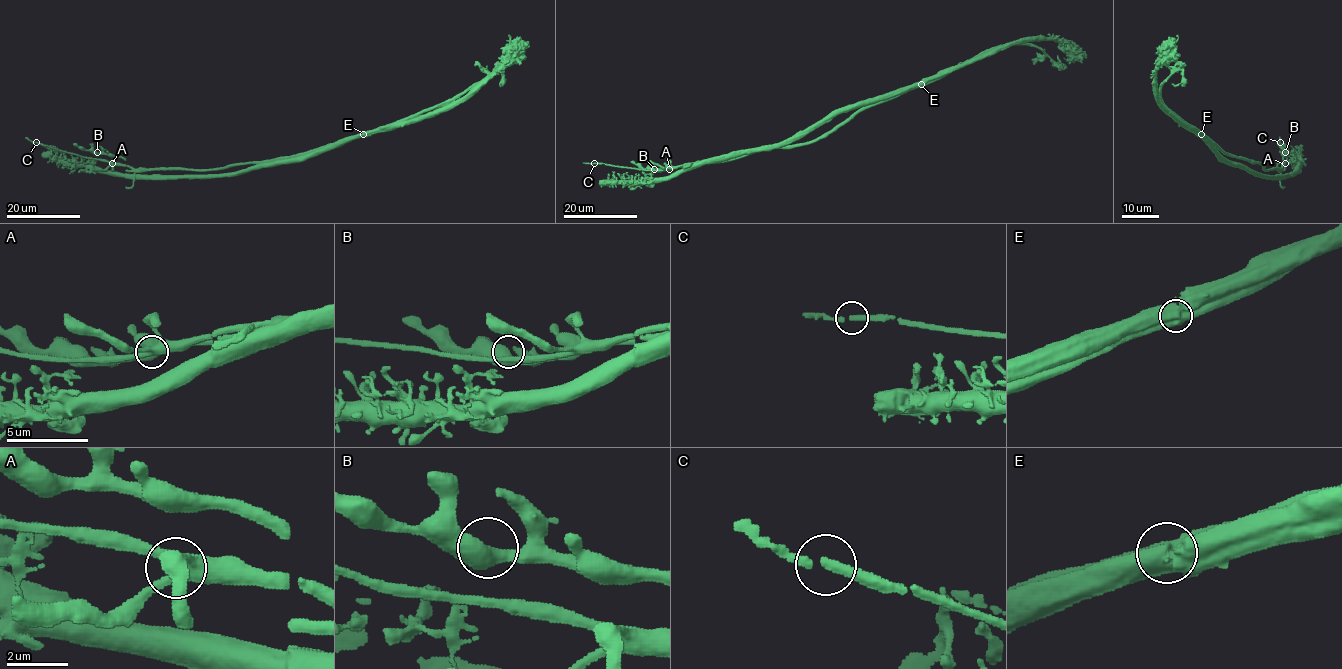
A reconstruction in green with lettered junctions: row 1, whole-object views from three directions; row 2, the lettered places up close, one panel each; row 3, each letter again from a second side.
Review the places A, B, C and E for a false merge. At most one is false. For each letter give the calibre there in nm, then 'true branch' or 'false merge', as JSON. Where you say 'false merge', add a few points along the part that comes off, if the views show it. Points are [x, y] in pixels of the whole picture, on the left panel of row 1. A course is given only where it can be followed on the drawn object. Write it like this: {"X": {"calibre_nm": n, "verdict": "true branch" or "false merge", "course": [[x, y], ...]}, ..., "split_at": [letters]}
{"A": {"calibre_nm": 420, "verdict": "true branch"}, "B": {"calibre_nm": 550, "verdict": "true branch"}, "C": {"calibre_nm": 280, "verdict": "true branch"}, "E": {"calibre_nm": 800, "verdict": "false merge", "course": [[363, 134], [271, 160], [199, 169], [136, 169], [84, 158], [25, 137]]}, "split_at": ["E"]}

